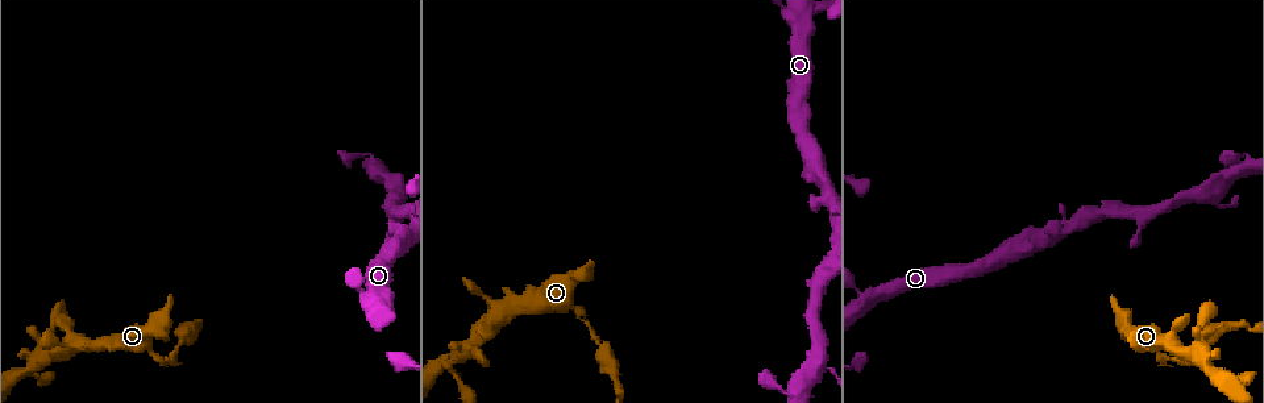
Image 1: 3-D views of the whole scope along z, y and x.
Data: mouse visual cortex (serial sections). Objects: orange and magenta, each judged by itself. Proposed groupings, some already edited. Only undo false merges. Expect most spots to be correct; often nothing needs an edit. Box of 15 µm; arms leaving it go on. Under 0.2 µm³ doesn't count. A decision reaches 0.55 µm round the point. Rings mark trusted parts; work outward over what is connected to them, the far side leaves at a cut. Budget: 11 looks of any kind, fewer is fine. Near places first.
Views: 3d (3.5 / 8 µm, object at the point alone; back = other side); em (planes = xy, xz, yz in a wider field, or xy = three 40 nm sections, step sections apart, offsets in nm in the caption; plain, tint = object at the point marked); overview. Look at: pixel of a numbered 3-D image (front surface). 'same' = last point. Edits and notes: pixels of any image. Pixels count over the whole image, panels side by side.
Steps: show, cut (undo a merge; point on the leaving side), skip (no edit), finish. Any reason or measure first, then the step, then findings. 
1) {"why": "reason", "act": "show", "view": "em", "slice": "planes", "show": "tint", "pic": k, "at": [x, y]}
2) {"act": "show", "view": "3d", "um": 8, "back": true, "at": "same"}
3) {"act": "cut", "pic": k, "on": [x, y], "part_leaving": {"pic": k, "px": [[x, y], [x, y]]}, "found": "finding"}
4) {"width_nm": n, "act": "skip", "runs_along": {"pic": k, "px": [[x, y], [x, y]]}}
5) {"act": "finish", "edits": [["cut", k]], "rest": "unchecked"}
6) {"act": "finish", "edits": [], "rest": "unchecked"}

{"why": "thin neck", "act": "show", "view": "3d", "um": 8, "pic": 1, "at": [584, 320]}

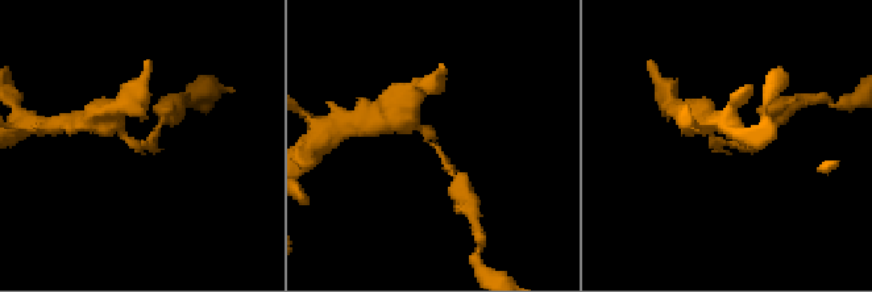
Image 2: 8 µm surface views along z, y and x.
{"arm_widths_nm": [200, 250], "act": "show", "view": "em", "slice": "xy", "step": 2, "show": "tint", "pic": 2, "at": [729, 141]}

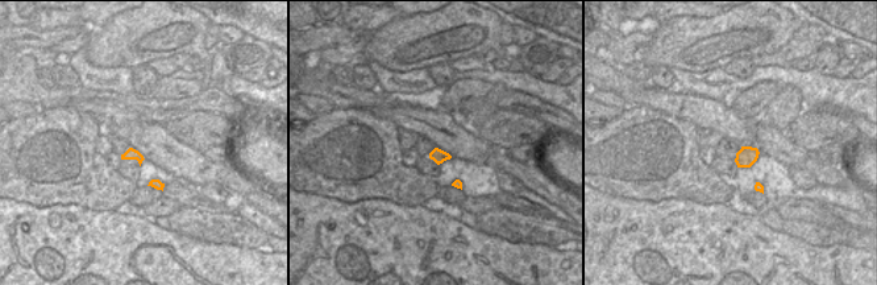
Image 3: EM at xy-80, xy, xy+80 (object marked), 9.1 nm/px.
{"width_nm": 130, "act": "cut", "pic": 2, "on": [153, 144], "part_leaving": {"pic": 2, "px": [[431, 144], [441, 153], [457, 180]]}, "found": "a second cell is stuck on"}

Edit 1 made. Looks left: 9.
{"why": "see it whole again", "act": "show", "view": "overview"}

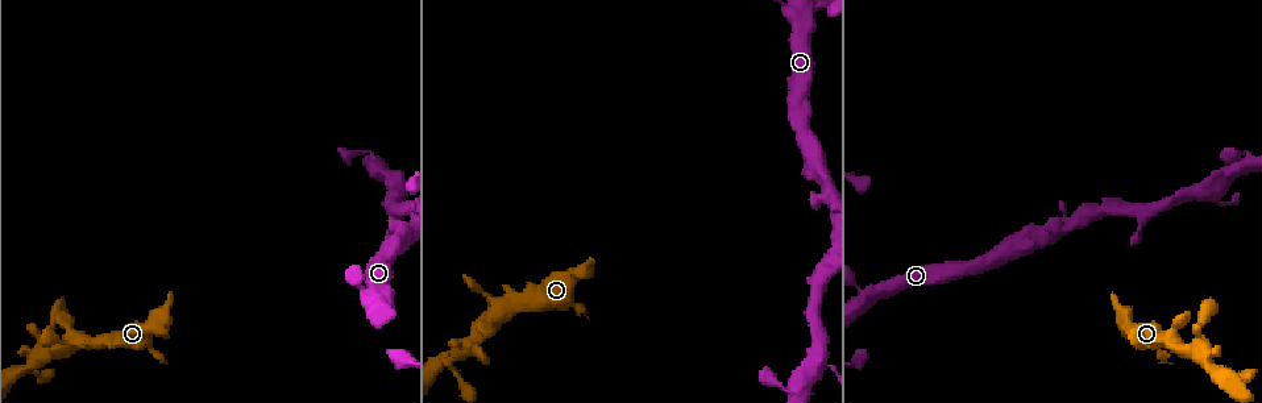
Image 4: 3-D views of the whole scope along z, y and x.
{"why": "a fork", "act": "show", "view": "3d", "um": 3.5, "pic": 4, "at": [468, 345]}

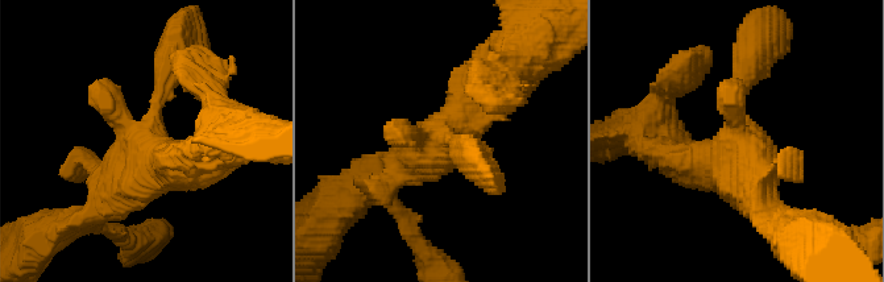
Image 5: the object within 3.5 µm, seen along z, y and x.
{"act": "show", "view": "em", "slice": "xy", "step": 5, "show": "tint", "pic": 5, "at": [732, 159]}

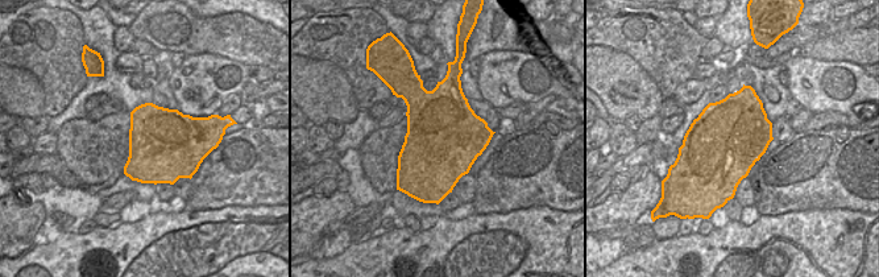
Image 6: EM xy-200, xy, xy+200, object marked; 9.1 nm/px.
{"width_nm": 700, "act": "skip", "runs_along": {"pic": 5, "px": [[501, 73], [452, 127], [384, 177]]}, "found": "one cell here"}

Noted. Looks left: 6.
{"why": "small branch off a trunk", "act": "show", "view": "3d", "um": 3.5, "back": true, "pic": 4, "at": [1215, 197]}

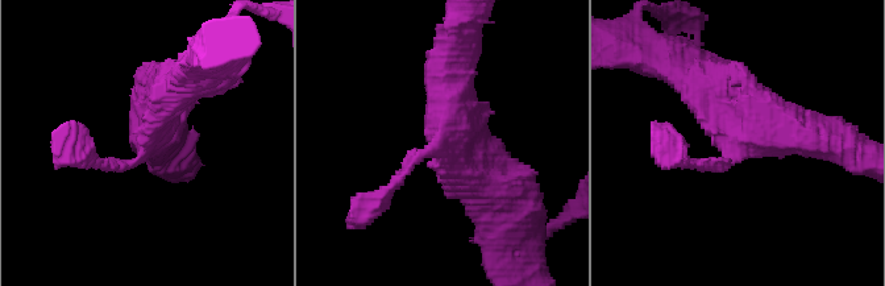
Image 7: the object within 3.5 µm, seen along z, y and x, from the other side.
{"arms": 3, "arm_widths_nm": [150, 400, 500], "act": "show", "view": "em", "slice": "planes", "show": "tint", "pic": 7, "at": [446, 132]}

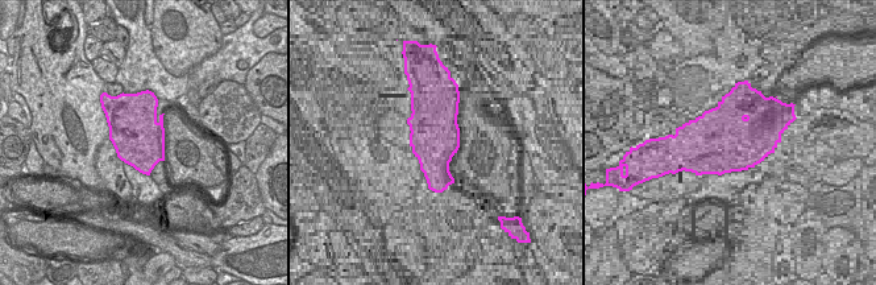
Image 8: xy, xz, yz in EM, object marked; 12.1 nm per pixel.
{"act": "skip", "runs_along": {"pic": 7, "px": [[847, 145], [698, 79]]}, "found": "all the same cell"}

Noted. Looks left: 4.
{"why": "sudden change in width", "act": "show", "view": "3d", "um": 3.5, "pic": 4, "at": [797, 395]}

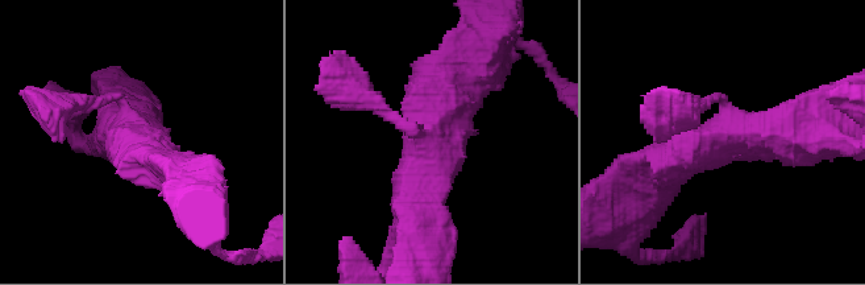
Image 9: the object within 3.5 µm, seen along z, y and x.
{"act": "show", "view": "em", "slice": "planes", "show": "tint", "pic": 9, "at": [435, 130]}

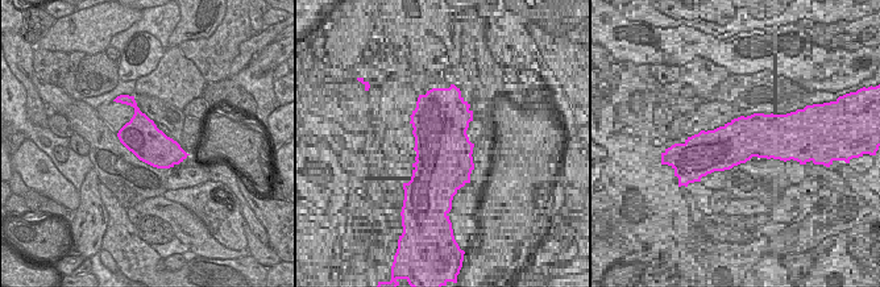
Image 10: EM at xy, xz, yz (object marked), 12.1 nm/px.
{"act": "skip", "runs_along": {"pic": 9, "px": [[179, 172], [115, 95], [91, 103]]}, "found": "one cell here"}

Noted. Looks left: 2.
{"act": "finish", "edits": [["cut", 2]], "rest": "unchecked"}

